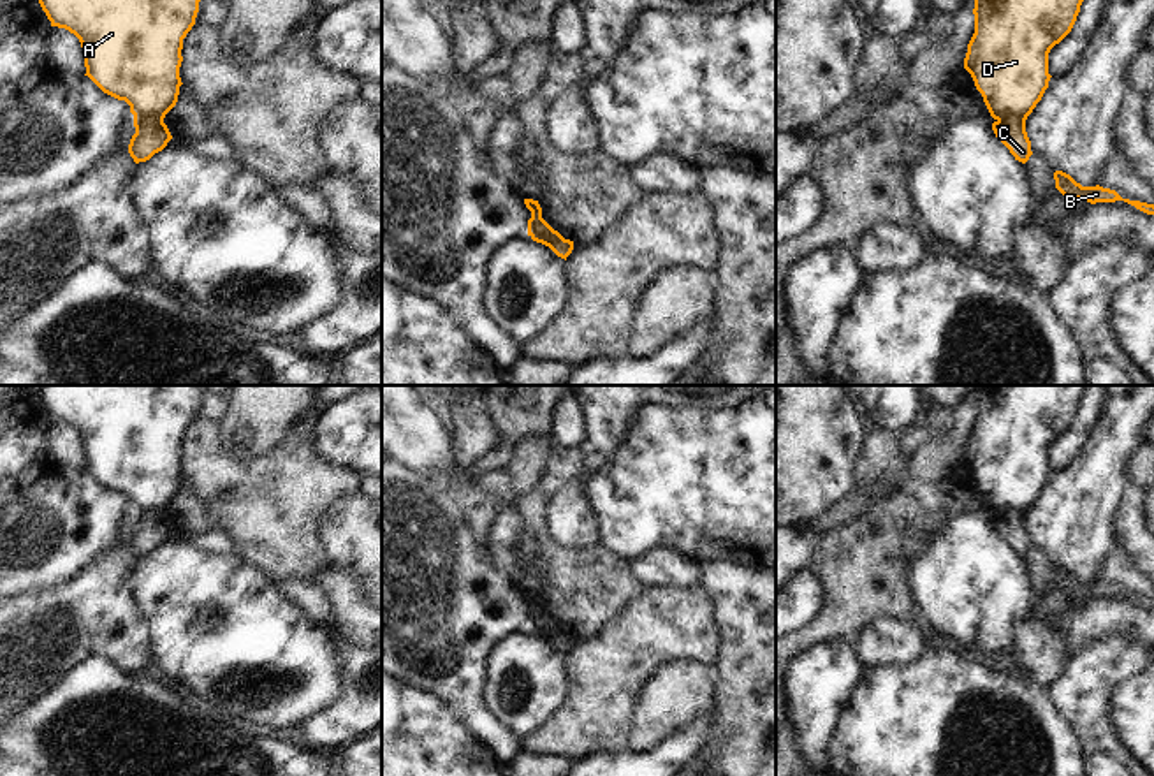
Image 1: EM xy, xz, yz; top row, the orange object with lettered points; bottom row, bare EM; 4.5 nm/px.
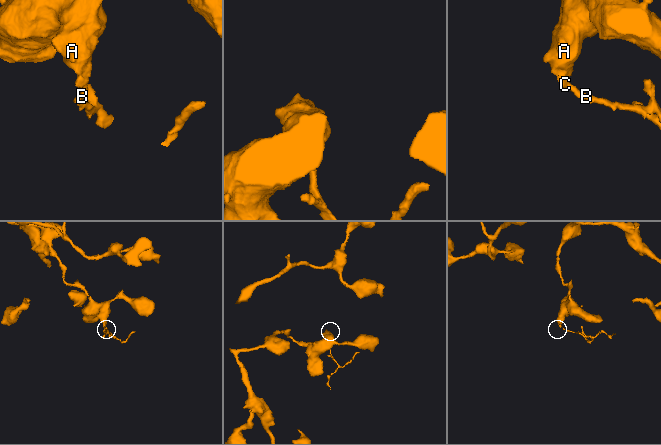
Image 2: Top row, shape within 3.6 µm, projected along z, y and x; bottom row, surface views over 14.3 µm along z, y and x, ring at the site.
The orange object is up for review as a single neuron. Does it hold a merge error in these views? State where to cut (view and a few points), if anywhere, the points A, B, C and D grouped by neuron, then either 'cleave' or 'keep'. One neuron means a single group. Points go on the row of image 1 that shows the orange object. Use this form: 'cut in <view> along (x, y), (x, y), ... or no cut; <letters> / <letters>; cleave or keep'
cut in xz along (532, 215), (553, 229); A D / B C; cleave

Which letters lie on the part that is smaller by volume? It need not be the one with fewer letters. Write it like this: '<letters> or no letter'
B, C

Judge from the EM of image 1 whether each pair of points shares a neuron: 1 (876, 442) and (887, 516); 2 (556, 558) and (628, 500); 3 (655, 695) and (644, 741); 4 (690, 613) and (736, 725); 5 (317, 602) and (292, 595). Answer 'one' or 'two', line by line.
1: one
2: two
3: one
4: two
5: one

